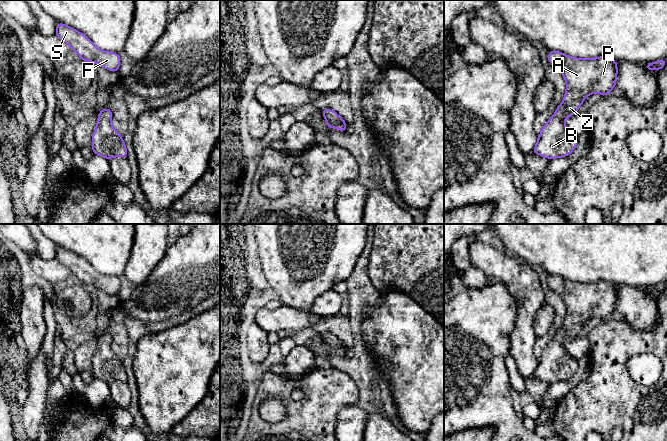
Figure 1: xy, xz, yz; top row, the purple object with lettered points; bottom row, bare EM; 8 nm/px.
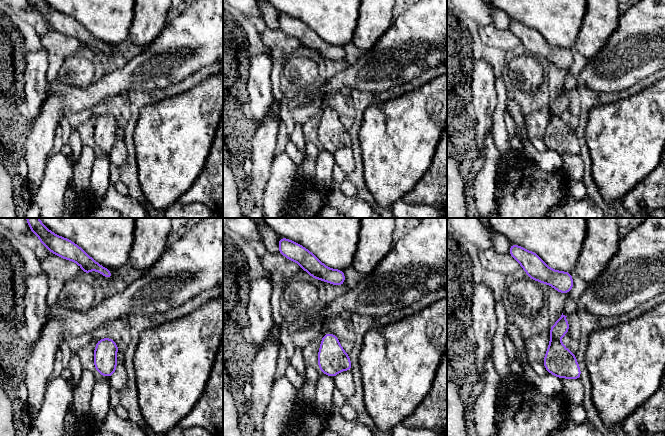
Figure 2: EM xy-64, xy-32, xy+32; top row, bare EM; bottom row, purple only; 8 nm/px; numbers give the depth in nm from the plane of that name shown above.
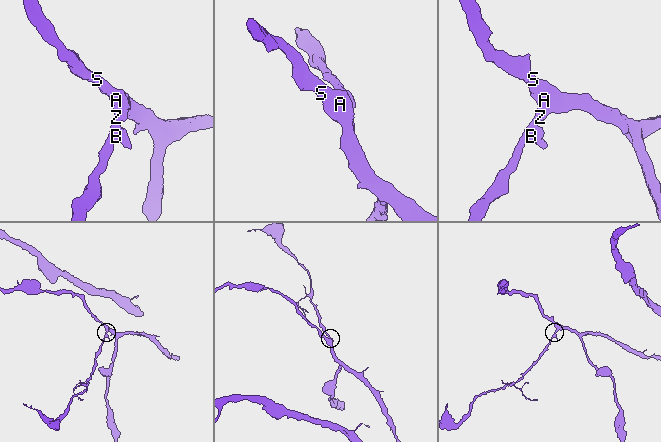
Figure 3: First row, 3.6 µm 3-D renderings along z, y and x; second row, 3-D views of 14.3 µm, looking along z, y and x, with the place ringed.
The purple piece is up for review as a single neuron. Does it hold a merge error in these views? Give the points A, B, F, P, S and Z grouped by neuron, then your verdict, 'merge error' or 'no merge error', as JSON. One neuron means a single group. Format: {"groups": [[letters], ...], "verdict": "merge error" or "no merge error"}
{"groups": [["A", "B", "F", "P", "S", "Z"]], "verdict": "no merge error"}

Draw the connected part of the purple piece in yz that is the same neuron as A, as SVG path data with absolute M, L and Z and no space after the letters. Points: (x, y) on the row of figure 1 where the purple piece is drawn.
M550 50L548 60L562 73L566 81L566 92L561 105L539 133L532 152L551 160L573 152L578 138L567 129L564 120L576 114L588 95L610 95L616 86L618 67L616 60L608 56L582 59Z

